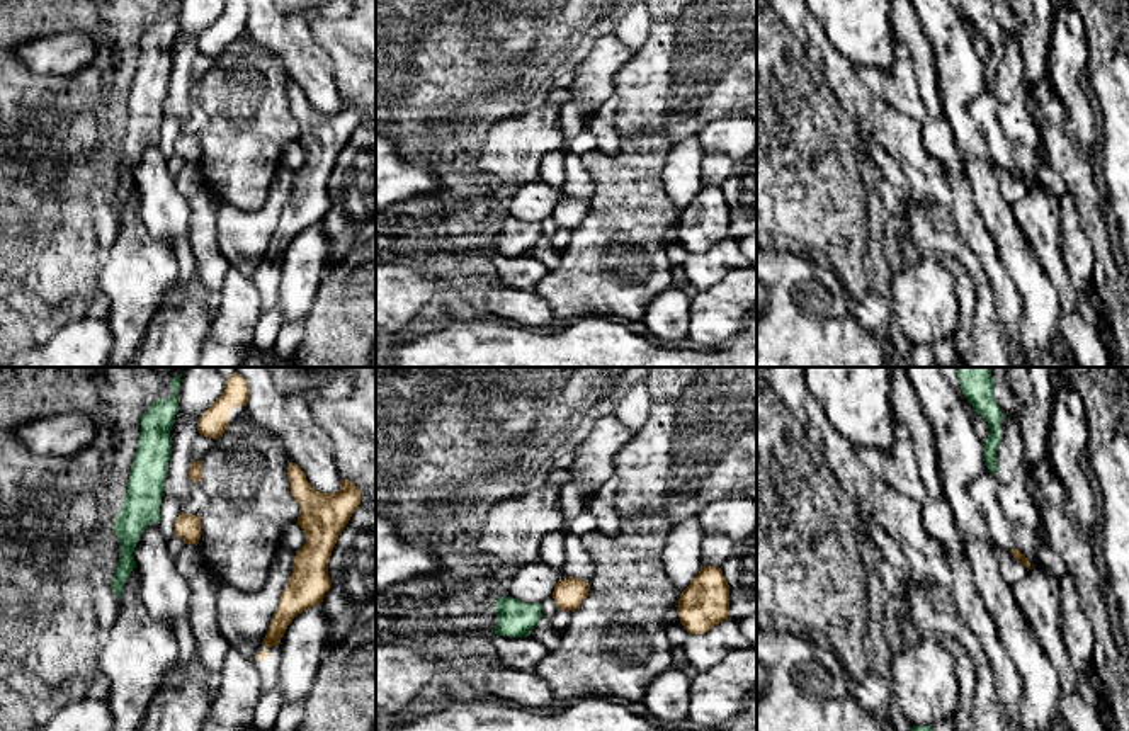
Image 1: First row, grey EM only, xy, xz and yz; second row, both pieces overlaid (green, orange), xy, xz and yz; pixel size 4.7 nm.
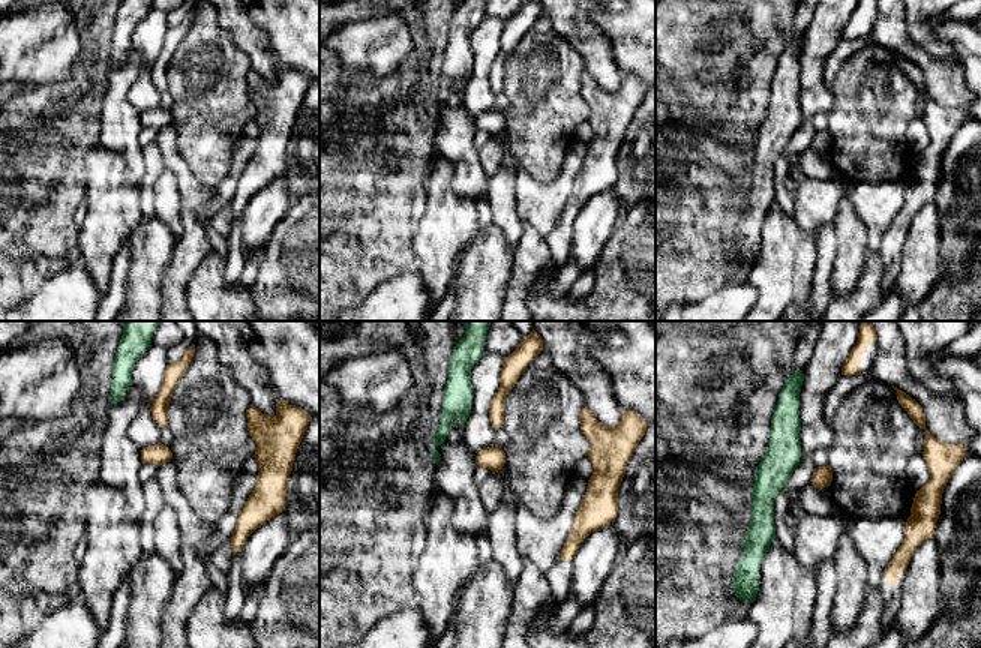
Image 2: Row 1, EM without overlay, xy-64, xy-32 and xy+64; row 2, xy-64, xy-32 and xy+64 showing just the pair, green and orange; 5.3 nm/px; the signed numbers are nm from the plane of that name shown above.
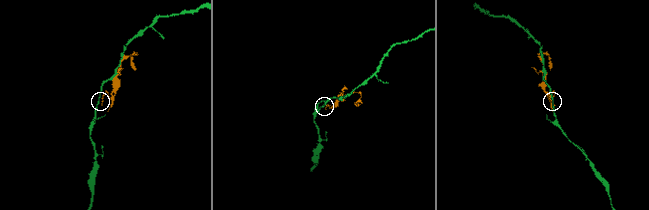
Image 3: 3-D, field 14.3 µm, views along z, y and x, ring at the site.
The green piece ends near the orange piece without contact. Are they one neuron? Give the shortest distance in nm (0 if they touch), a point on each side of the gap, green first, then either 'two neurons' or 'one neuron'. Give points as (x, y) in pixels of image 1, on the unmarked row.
70 nm | xz (539, 223), (553, 216) | two neurons

